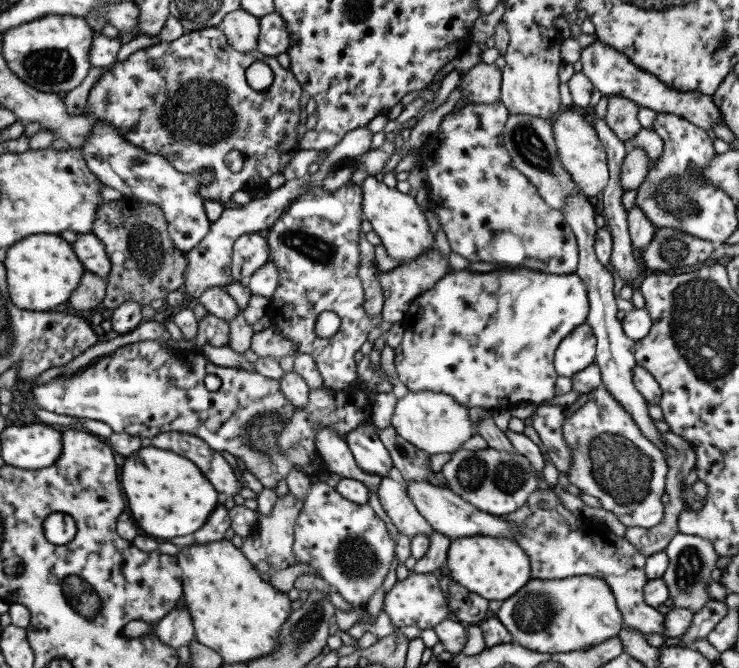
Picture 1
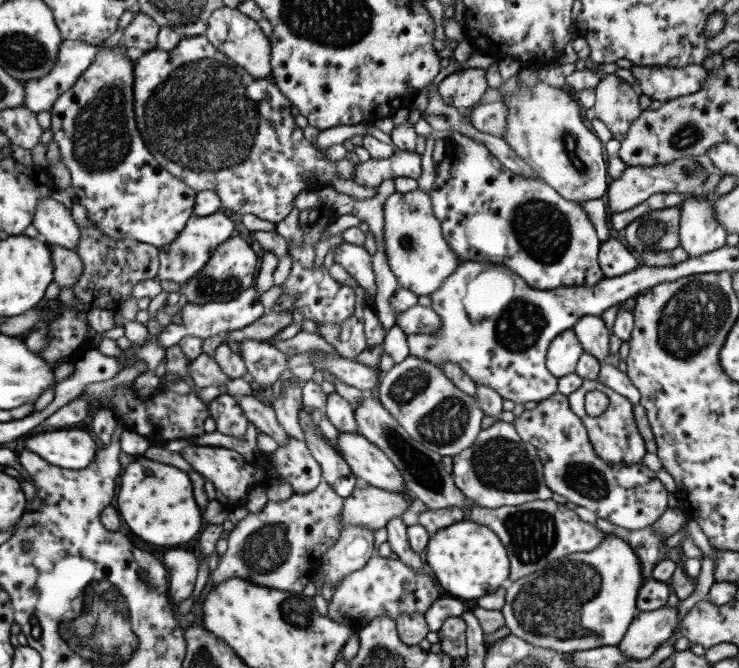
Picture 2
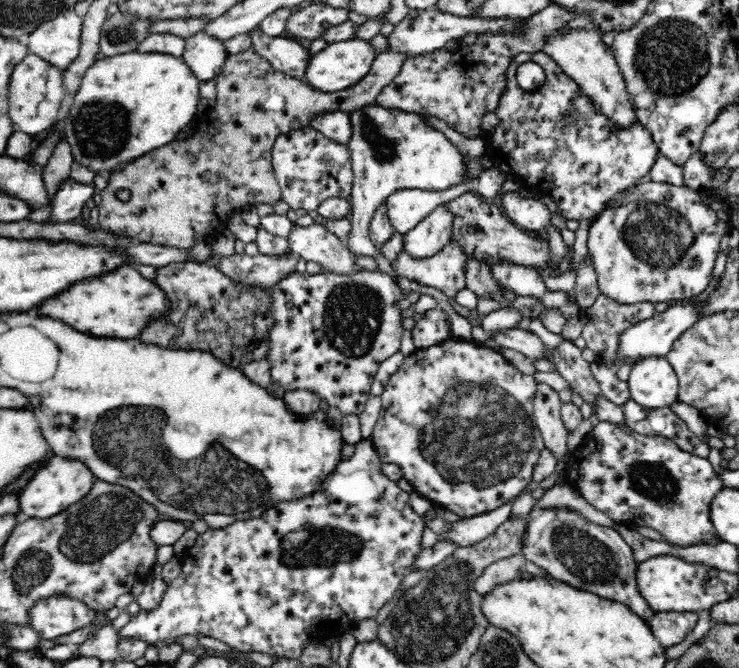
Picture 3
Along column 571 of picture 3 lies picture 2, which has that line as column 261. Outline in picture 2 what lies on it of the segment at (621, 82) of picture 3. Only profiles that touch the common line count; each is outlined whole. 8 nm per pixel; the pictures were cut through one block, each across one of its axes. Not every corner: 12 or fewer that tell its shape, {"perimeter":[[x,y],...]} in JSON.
{"perimeter":[[239,9],[212,10],[204,35],[253,79],[271,72],[268,38]]}

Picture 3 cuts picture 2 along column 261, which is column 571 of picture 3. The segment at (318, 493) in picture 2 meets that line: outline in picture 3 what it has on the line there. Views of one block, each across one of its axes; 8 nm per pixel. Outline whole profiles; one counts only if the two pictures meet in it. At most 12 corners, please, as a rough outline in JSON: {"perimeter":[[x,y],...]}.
{"perimeter":[[534,507],[521,552],[648,620],[630,547],[567,507]]}

